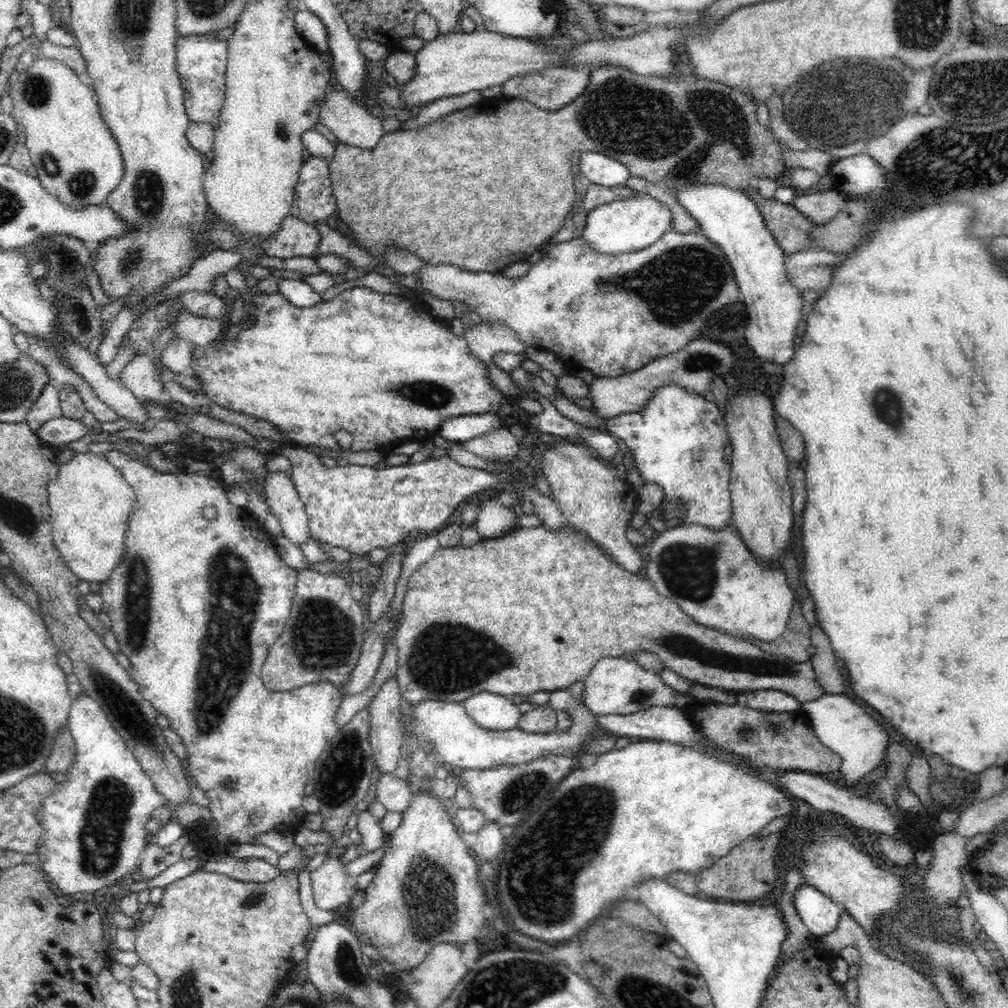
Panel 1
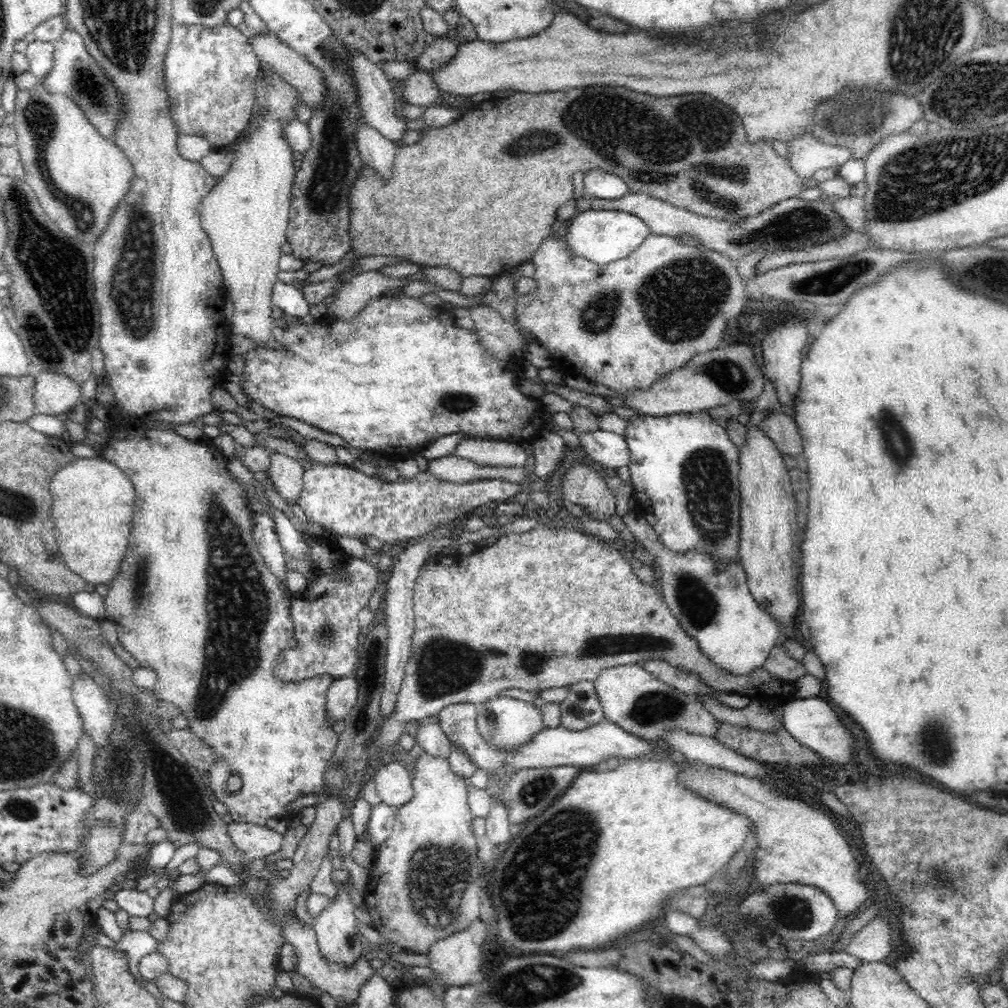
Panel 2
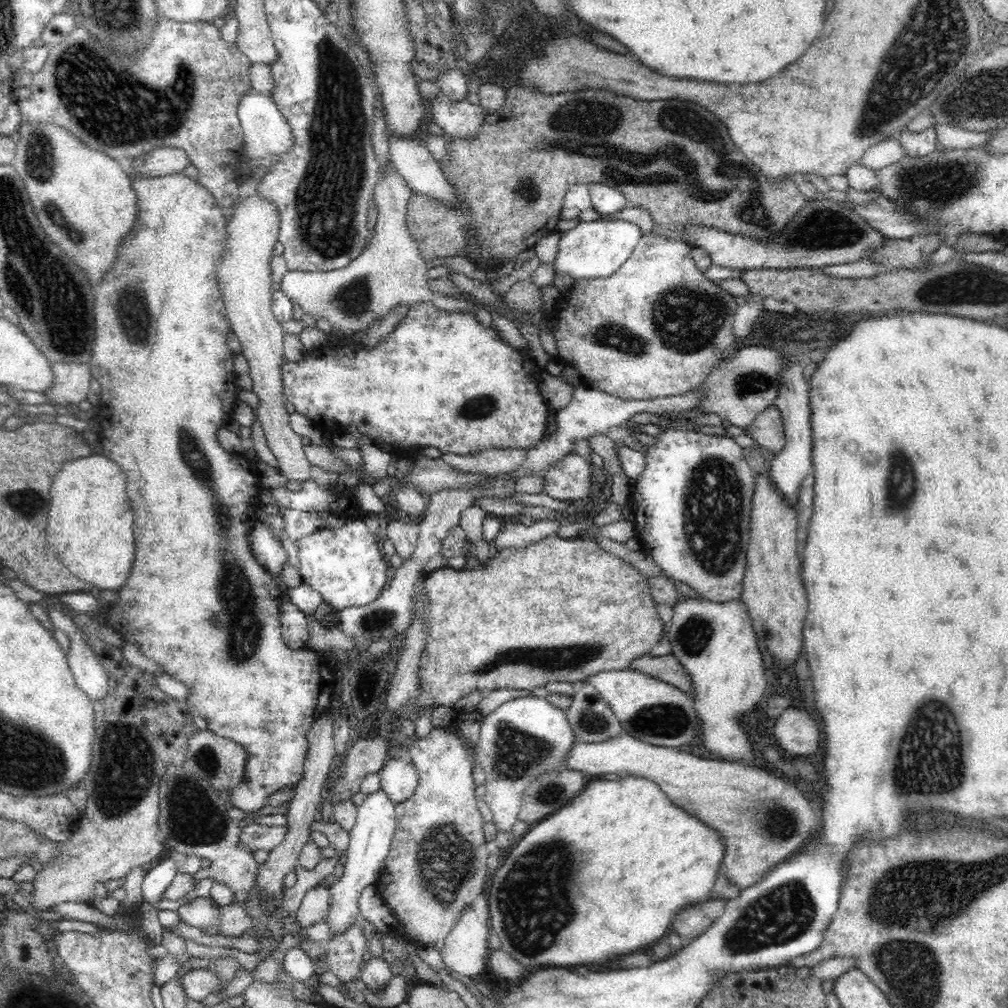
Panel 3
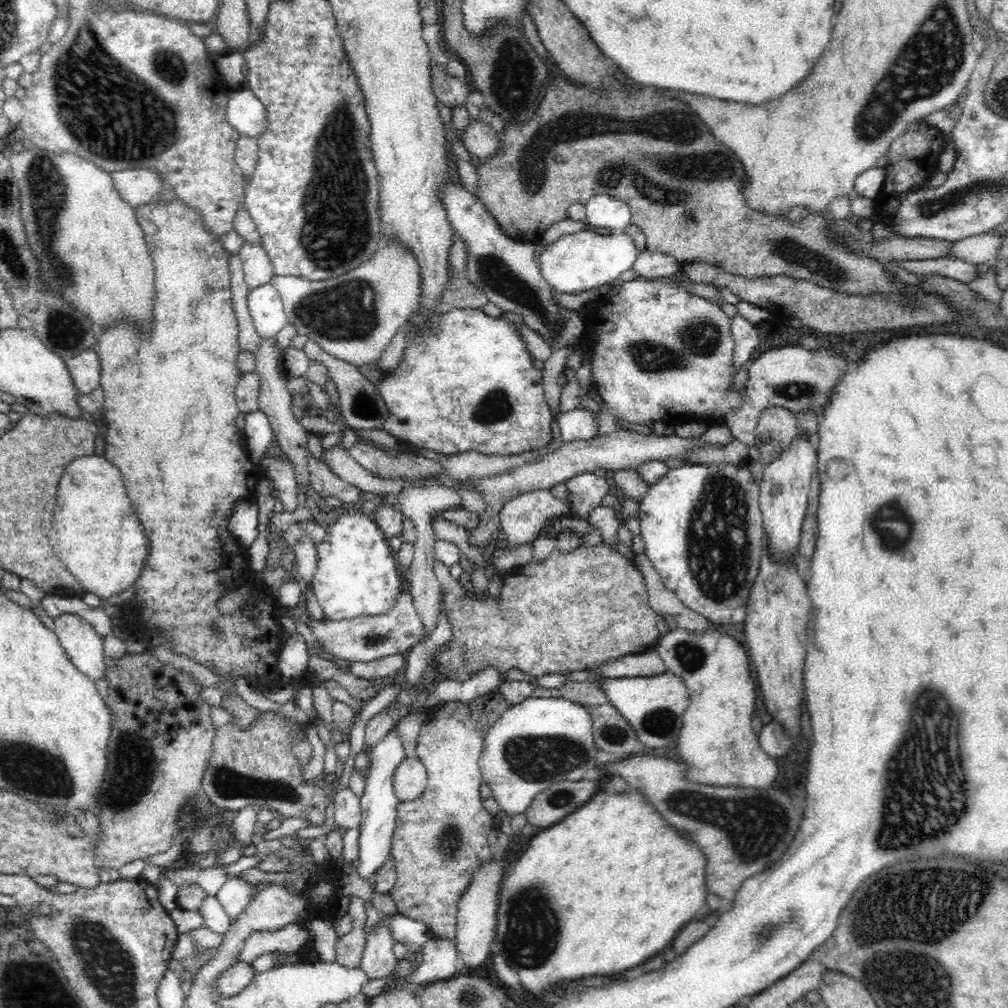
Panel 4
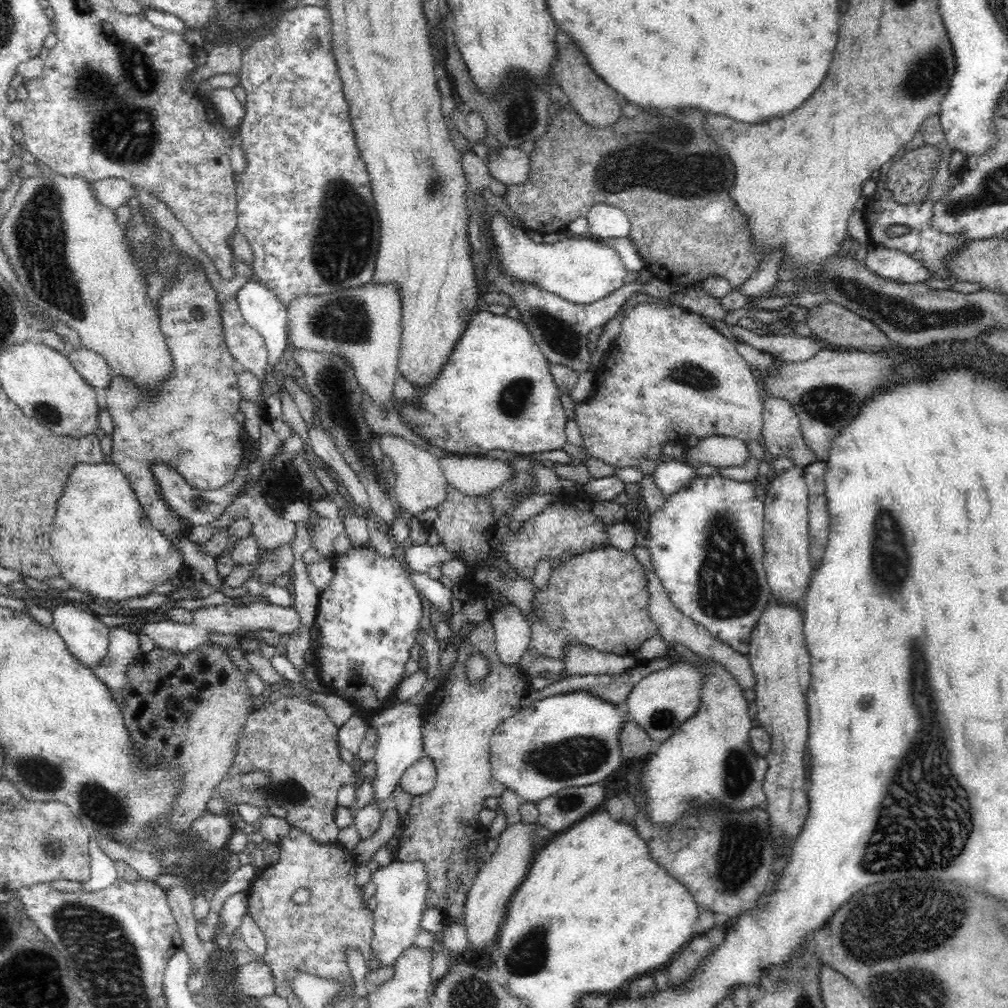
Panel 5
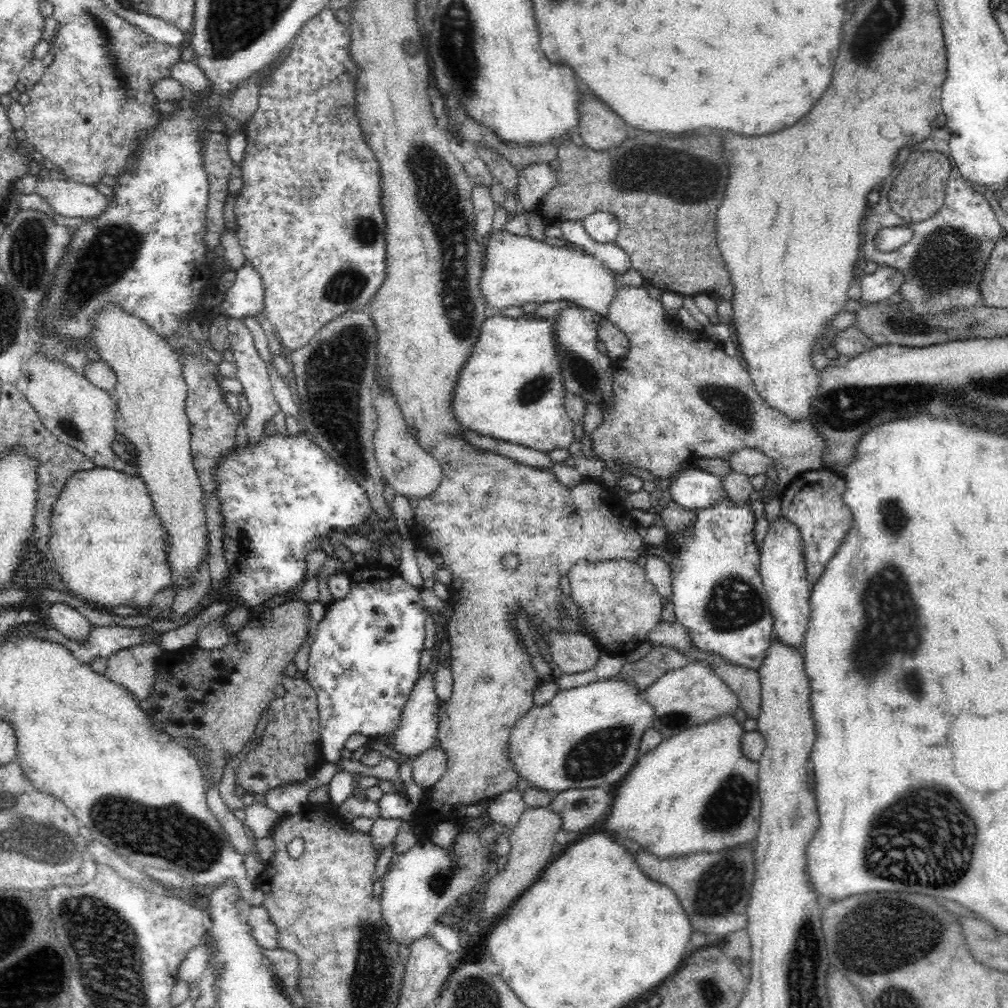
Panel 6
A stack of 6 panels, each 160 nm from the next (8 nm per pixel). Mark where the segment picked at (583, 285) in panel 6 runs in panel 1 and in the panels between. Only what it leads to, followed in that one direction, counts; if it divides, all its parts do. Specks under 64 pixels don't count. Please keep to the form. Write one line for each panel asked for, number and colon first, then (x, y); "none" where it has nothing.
1: (627, 224)
2: (600, 236)
3: (591, 250)
4: (583, 261)
5: (579, 270)

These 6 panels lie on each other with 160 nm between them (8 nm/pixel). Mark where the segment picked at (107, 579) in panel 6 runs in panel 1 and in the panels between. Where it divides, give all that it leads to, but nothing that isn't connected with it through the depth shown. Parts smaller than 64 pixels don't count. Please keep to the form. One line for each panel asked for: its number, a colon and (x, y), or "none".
1: (90, 501)
2: (92, 513)
3: (90, 523)
4: (95, 533)
5: (104, 544)

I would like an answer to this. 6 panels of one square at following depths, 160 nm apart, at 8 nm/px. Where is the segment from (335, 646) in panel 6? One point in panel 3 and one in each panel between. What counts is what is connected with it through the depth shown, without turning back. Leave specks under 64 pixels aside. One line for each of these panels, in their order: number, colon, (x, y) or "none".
3: (346, 566)
4: (356, 576)
5: (368, 617)

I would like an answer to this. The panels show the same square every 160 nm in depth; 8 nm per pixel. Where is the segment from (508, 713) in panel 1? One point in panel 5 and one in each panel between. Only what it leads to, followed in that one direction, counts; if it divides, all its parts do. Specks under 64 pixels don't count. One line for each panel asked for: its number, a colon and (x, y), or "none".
2: (506, 724)
3: (523, 738)
4: (537, 743)
5: (568, 740)

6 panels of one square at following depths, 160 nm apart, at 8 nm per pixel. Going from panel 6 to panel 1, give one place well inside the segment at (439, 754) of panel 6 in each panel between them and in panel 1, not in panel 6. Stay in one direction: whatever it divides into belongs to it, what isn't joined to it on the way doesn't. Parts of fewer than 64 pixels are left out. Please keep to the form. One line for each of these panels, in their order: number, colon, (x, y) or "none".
1: (394, 794)
2: (393, 782)
3: (399, 778)
4: (411, 779)
5: (421, 778)

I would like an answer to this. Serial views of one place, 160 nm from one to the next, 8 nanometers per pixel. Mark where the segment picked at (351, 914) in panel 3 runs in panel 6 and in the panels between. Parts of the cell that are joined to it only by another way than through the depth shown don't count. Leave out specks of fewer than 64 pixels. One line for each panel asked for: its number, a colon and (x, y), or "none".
4: (379, 804)
5: (399, 740)
6: (418, 732)

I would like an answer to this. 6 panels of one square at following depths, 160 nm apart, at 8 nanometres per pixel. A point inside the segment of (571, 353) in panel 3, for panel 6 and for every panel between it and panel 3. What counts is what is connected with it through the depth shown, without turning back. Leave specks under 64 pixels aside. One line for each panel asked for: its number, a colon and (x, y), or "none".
4: (661, 355)
5: (668, 376)
6: (677, 395)

